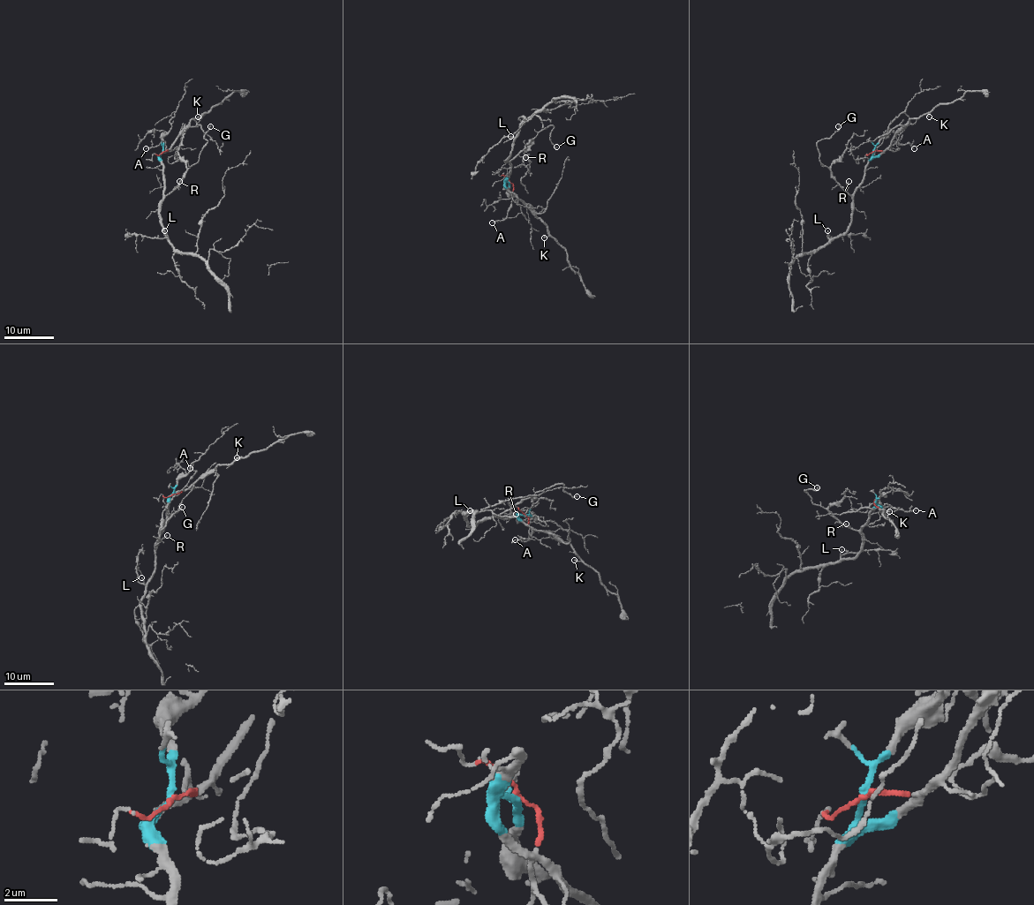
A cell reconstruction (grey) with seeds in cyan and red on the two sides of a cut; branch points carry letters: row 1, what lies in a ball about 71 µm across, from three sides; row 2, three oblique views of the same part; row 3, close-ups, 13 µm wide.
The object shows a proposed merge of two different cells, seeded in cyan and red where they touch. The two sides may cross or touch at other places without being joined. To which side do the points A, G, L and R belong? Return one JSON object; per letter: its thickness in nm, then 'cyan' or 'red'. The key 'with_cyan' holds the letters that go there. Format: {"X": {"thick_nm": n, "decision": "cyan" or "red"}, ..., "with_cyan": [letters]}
{"A": {"thick_nm": 130, "decision": "red"}, "G": {"thick_nm": 120, "decision": "cyan"}, "L": {"thick_nm": 110, "decision": "cyan"}, "R": {"thick_nm": 110, "decision": "cyan"}, "with_cyan": ["G", "L", "R"]}

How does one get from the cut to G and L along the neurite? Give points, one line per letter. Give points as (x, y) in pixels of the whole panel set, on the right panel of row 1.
G: (873, 152), (864, 179), (849, 195), (819, 161), (817, 149), (818, 142), (829, 138), (838, 125)
L: (873, 152), (864, 179), (853, 197), (852, 222), (841, 234), (831, 239), (826, 230)

